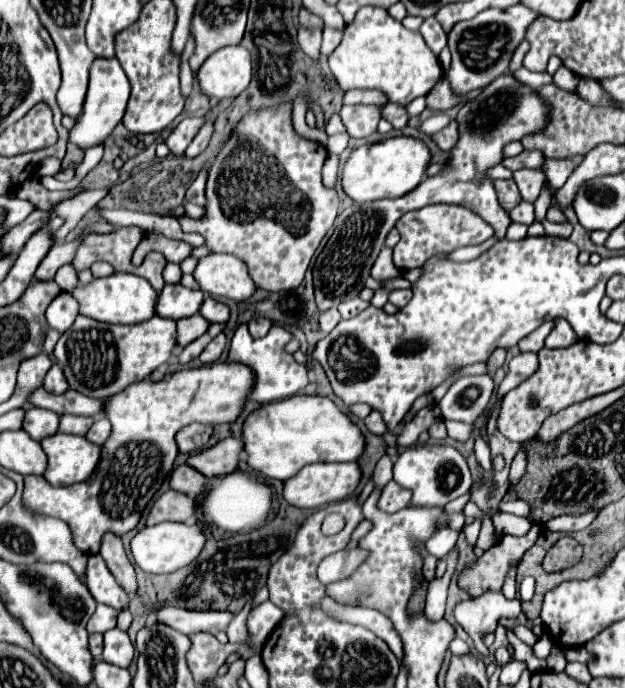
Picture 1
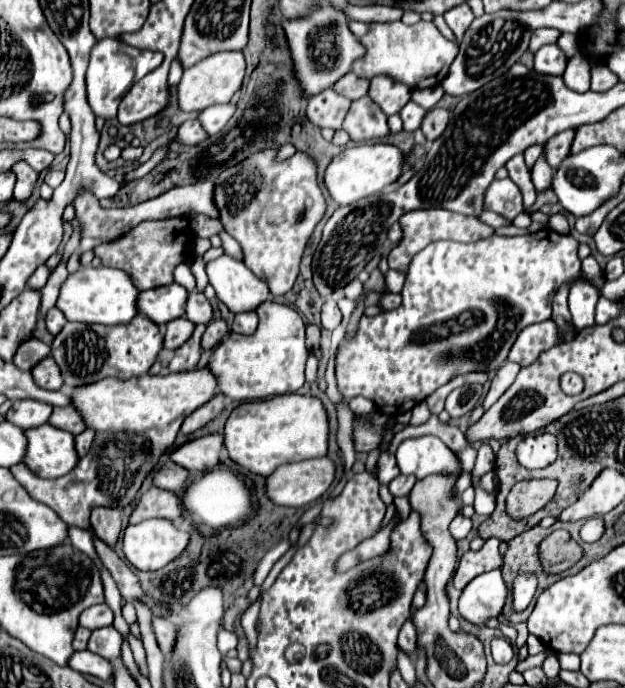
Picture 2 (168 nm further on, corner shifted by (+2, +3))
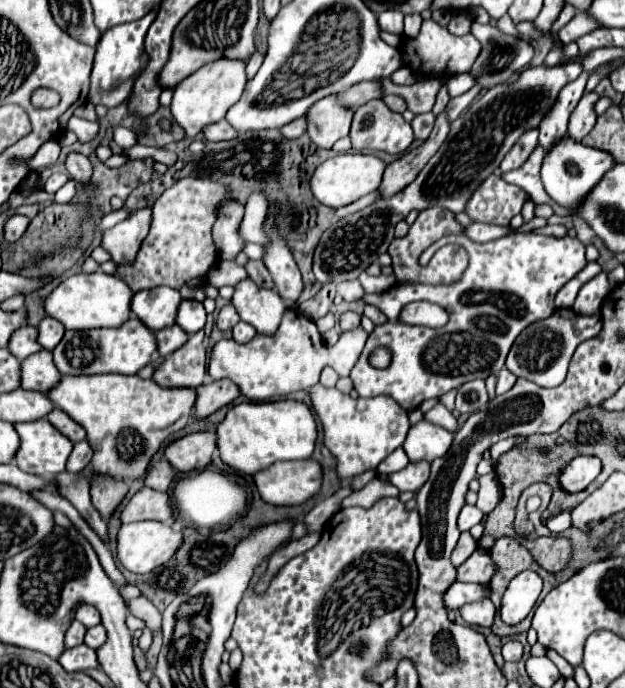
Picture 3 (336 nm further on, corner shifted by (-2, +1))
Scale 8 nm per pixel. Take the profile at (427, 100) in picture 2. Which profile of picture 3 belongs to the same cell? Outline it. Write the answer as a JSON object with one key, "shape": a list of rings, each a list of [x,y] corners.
{"shape":[[[462,73],[462,75],[452,75],[446,79],[446,87],[448,87],[448,95],[450,97],[458,97],[462,93],[466,93],[470,87],[472,87],[472,77],[468,73]]]}

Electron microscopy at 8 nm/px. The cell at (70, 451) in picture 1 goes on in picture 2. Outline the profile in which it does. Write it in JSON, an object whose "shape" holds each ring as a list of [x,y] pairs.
{"shape":[[[50,423],[24,431],[28,439],[24,465],[38,477],[56,479],[70,473],[78,463],[74,435],[64,433]]]}

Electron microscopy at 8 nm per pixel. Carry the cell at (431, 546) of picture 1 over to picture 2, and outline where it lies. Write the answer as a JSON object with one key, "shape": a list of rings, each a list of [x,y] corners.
{"shape":[[[458,515],[452,523],[450,523],[450,533],[452,533],[452,537],[454,539],[464,539],[468,533],[470,533],[470,529],[472,529],[472,519],[468,519],[468,517],[464,517],[464,515]]]}

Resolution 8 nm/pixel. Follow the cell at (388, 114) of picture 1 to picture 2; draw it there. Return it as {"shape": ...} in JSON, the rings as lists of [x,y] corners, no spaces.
{"shape":[[[408,101],[404,105],[404,109],[400,111],[400,117],[404,121],[404,131],[416,131],[416,129],[420,129],[424,115],[426,115],[426,109],[422,109],[414,101]]]}

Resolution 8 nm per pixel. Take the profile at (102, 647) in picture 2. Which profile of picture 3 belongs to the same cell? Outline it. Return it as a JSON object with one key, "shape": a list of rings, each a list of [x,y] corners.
{"shape":[[[102,625],[88,629],[84,643],[86,643],[88,647],[92,647],[92,649],[100,649],[100,647],[106,643],[106,629],[104,629]]]}

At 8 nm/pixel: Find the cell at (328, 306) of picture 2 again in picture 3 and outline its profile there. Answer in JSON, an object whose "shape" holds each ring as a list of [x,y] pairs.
{"shape":[[[346,311],[346,313],[340,315],[338,325],[340,325],[342,331],[348,331],[348,329],[352,329],[352,327],[358,327],[358,325],[360,325],[360,315],[356,315],[354,311]]]}

